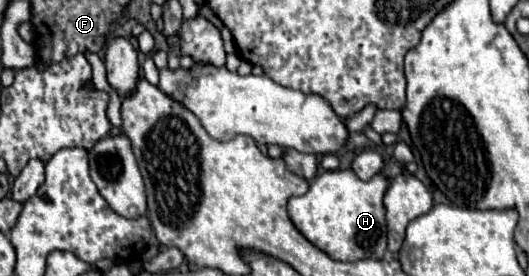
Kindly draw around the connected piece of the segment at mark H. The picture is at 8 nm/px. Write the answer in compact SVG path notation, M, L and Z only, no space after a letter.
M352 169L324 171L310 181L306 195L288 201L288 213L296 229L332 259L382 259L386 253L386 207L382 203L386 187L388 181L384 175L374 175L370 181L362 181Z

